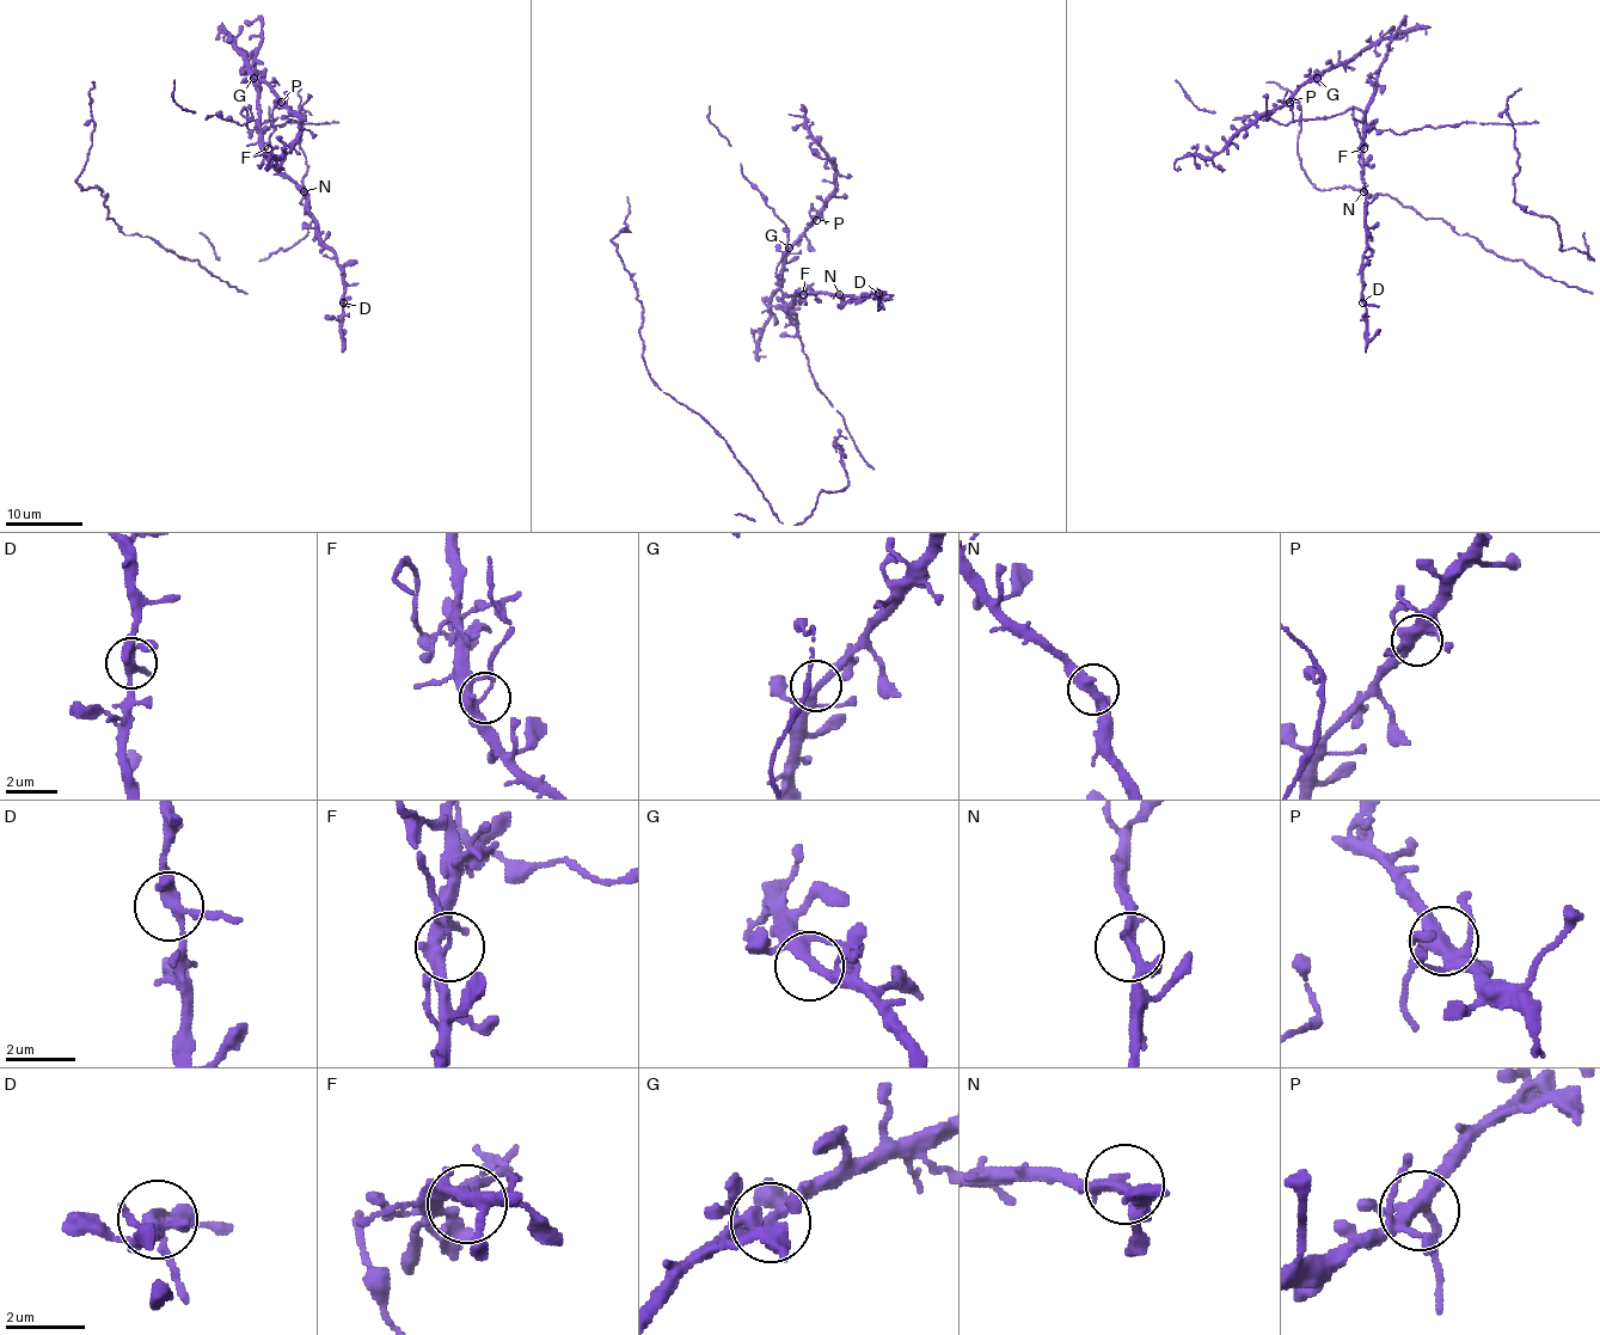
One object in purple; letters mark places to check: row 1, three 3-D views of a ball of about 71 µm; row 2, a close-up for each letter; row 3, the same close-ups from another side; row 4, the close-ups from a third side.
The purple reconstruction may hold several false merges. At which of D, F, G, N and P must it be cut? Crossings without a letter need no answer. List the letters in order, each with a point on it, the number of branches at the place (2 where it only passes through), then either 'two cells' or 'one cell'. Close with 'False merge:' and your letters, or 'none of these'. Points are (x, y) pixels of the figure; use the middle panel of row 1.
D: place (878, 293); branches 4; one cell
F: place (803, 294); branches 3; two cells
G: place (789, 247); branches 3; one cell
N: place (839, 294); branches 3; one cell
P: place (816, 220); branches 6; one cell
False merge: F

